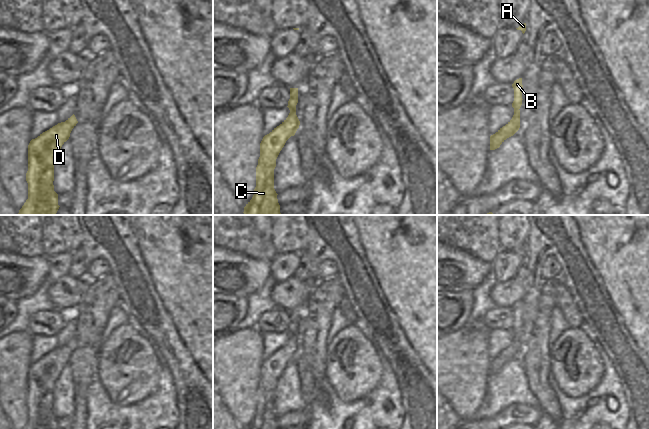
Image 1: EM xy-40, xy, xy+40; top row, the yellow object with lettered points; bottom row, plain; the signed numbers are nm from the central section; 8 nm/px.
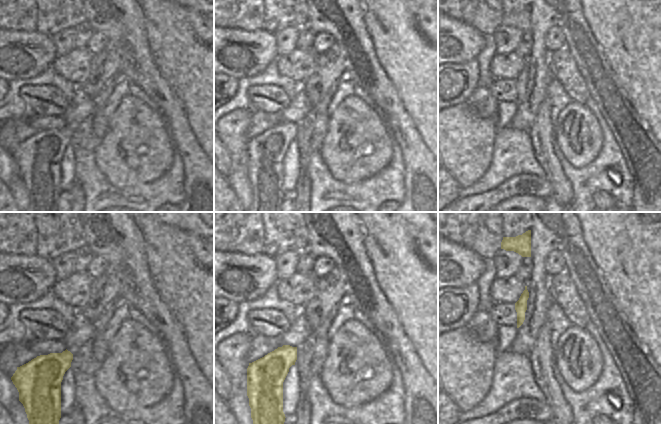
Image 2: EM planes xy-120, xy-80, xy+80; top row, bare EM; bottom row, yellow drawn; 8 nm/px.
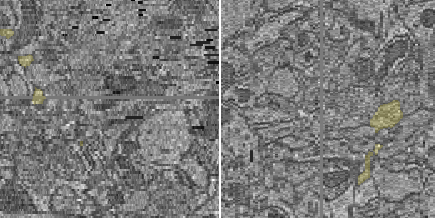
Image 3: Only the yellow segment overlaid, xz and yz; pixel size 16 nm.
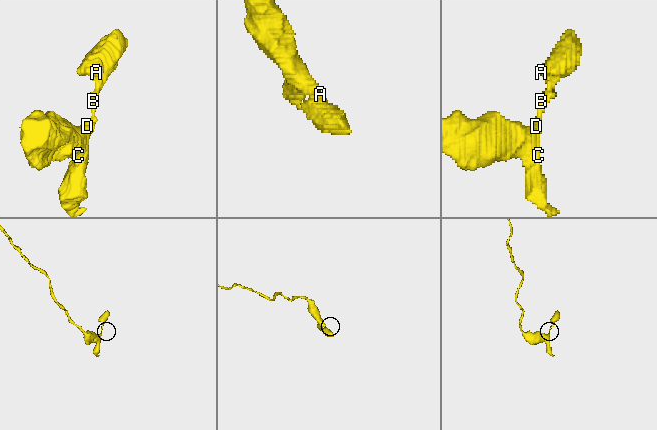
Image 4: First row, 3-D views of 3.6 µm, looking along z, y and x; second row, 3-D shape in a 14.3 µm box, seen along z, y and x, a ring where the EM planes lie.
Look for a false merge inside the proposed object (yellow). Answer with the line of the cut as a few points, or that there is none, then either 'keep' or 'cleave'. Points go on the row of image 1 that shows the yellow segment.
no cut | keep

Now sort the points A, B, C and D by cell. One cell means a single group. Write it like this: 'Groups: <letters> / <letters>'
Groups: A B C D

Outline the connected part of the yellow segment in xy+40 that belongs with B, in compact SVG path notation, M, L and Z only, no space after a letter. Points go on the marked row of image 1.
M522 78L514 81L512 84L514 89L514 101L512 107L514 108L514 115L512 119L495 134L490 136L490 150L495 150L509 137L513 136L520 128L520 107L522 105Z

